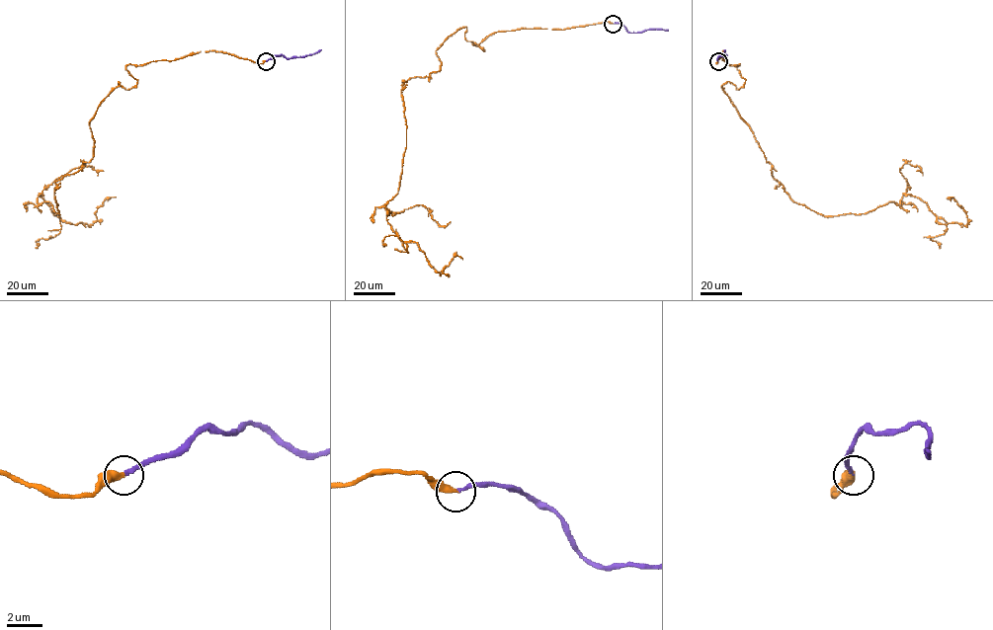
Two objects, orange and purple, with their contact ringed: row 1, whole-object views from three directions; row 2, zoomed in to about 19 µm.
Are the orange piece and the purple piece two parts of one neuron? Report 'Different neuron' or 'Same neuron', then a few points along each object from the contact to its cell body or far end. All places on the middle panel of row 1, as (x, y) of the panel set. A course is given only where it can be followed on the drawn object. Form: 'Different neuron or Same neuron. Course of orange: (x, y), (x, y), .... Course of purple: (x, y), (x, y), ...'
Same neuron. Course of orange: (613, 24), (497, 32), (483, 50), (461, 27), (439, 70), (401, 85), (387, 222), (441, 274), (462, 259). Course of purple: (613, 24), (622, 25), (629, 33), (668, 31)

